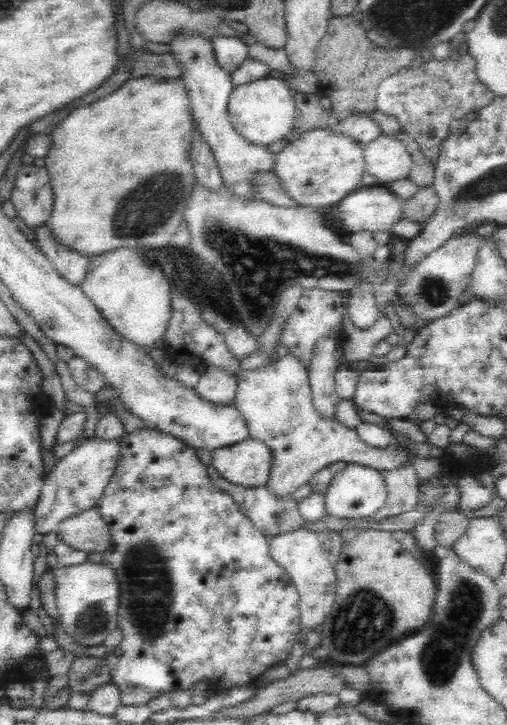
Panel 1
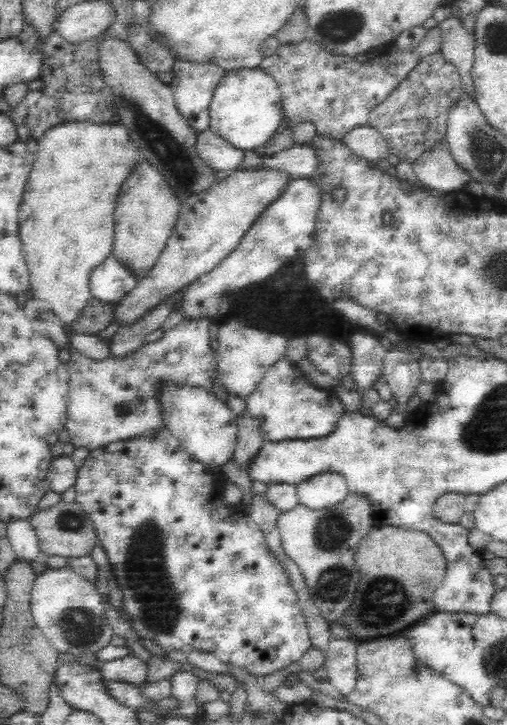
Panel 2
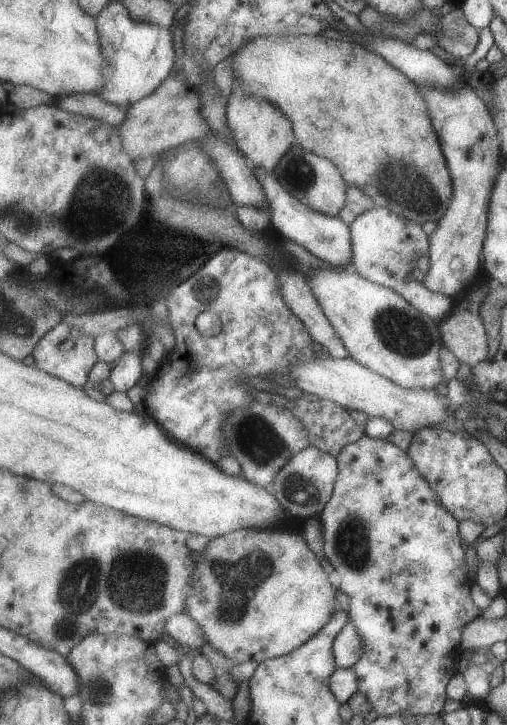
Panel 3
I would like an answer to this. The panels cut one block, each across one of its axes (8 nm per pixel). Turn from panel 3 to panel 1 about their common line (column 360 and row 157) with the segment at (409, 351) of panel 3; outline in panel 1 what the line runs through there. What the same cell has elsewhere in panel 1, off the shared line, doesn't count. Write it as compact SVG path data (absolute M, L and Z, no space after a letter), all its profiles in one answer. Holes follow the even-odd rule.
M312 129L300 134L282 152L274 155L271 171L296 206L320 210L362 186L365 173L363 147L346 136L335 136L329 129Z

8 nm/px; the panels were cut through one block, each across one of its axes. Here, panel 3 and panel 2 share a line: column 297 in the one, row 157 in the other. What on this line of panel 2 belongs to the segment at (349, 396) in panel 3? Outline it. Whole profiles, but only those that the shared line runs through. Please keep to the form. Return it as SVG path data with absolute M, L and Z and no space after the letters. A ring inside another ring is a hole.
M370 124L357 126L344 134L344 145L354 154L372 162L387 158L388 146L383 135Z

